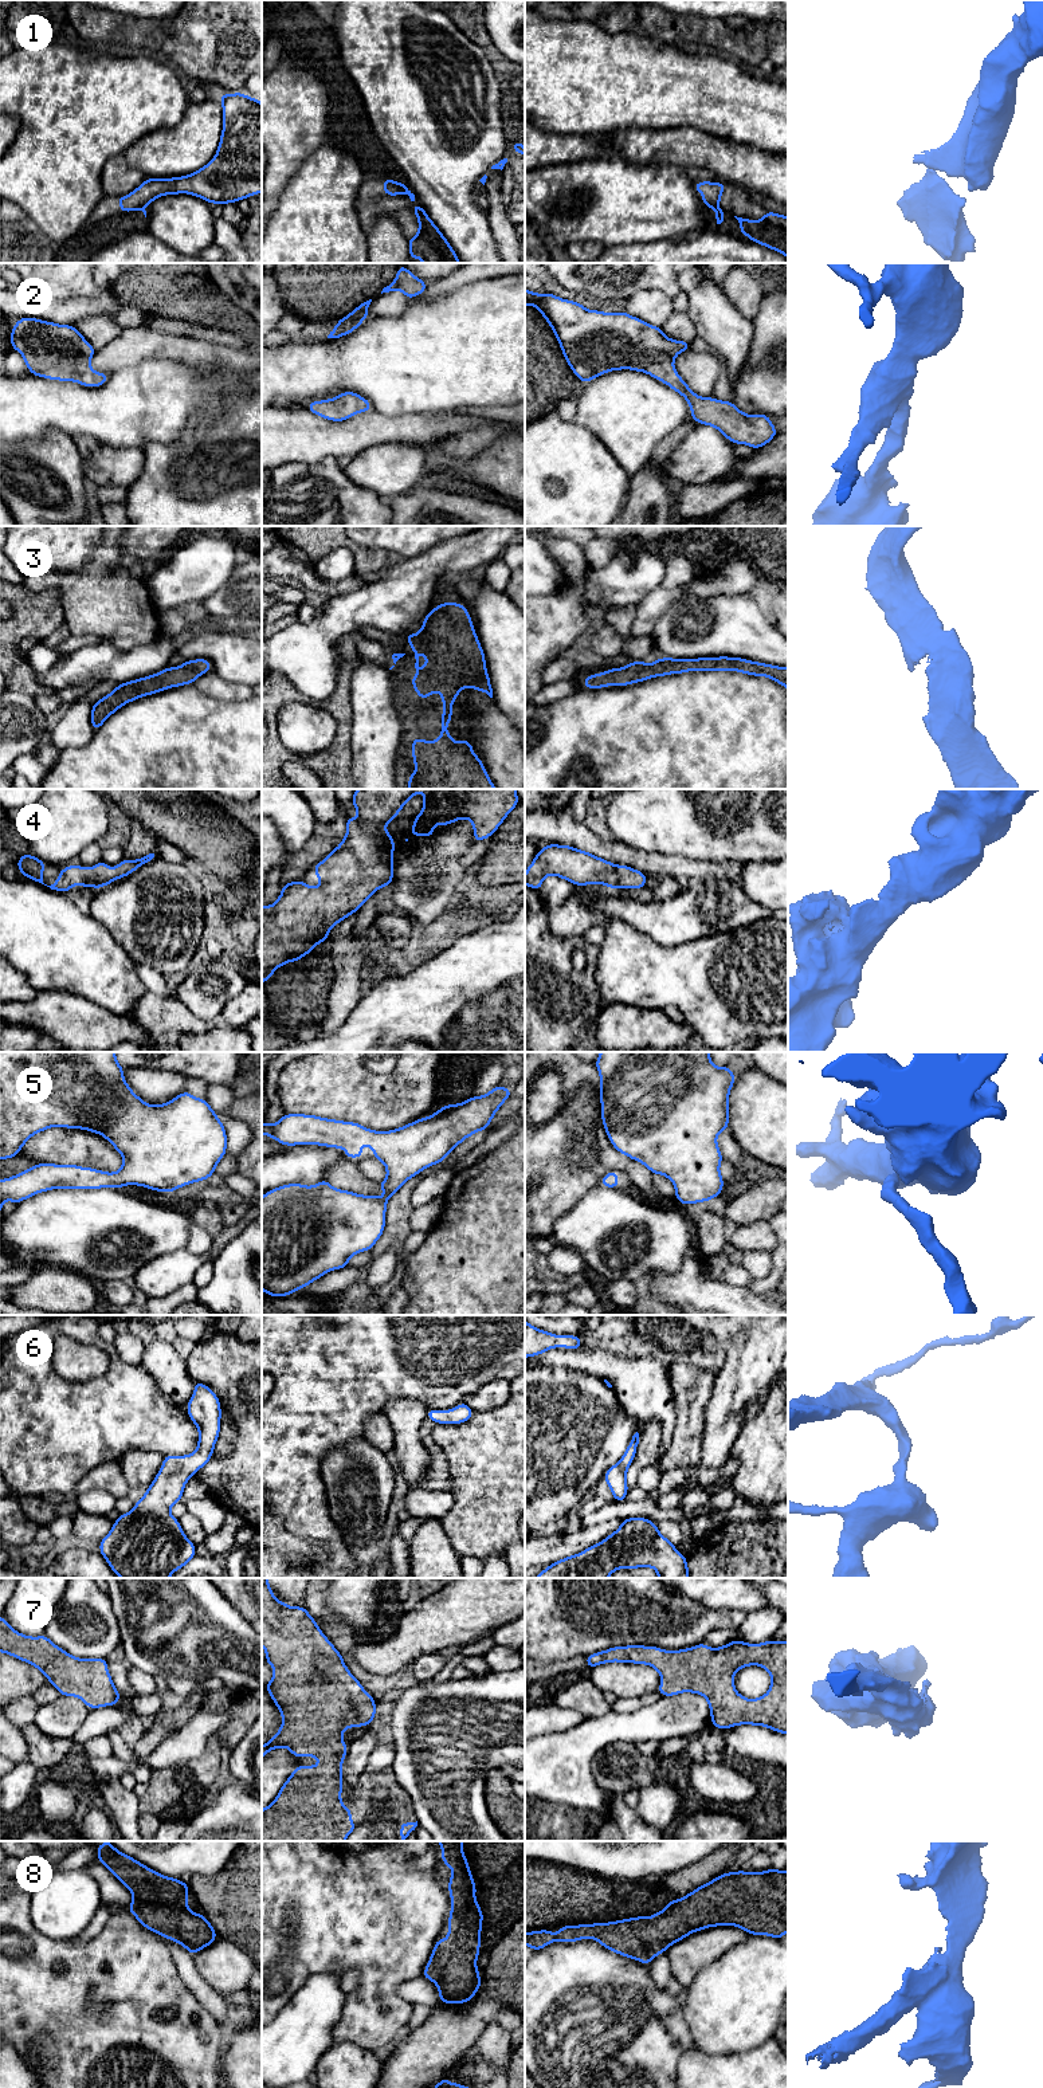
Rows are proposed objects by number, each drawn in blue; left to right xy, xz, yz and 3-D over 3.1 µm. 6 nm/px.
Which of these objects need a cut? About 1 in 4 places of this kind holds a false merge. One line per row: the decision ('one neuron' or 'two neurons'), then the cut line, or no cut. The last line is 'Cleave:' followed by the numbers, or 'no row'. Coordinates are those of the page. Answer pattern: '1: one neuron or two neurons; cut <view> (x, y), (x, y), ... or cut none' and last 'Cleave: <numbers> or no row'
1: two neurons; cut yz (717, 205), (714, 210)
2: one neuron; cut none
3: one neuron; cut none
4: one neuron; cut none
5: one neuron; cut none
6: one neuron; cut none
7: one neuron; cut none
8: one neuron; cut none
Cleave: 1

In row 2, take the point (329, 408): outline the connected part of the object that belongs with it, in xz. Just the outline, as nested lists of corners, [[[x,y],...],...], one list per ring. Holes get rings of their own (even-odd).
[[[341,392],[334,399],[307,404],[307,411],[330,421],[345,421],[356,413],[368,412],[370,409],[370,401],[356,392]]]

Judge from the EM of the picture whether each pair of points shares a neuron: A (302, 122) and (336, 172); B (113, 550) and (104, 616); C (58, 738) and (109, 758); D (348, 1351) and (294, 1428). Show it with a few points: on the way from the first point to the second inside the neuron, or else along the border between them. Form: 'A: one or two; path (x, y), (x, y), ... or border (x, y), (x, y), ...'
A: two; border (324, 140), (297, 169)
B: one; path (104, 566), (104, 600)
C: two; border (94, 732), (86, 744), (66, 746), (62, 750)
D: one; path (333, 1370), (321, 1400), (312, 1409)

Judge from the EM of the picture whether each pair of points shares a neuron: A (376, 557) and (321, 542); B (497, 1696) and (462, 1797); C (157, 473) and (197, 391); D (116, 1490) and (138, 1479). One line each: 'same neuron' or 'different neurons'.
A: same neuron
B: same neuron
C: different neurons
D: different neurons

